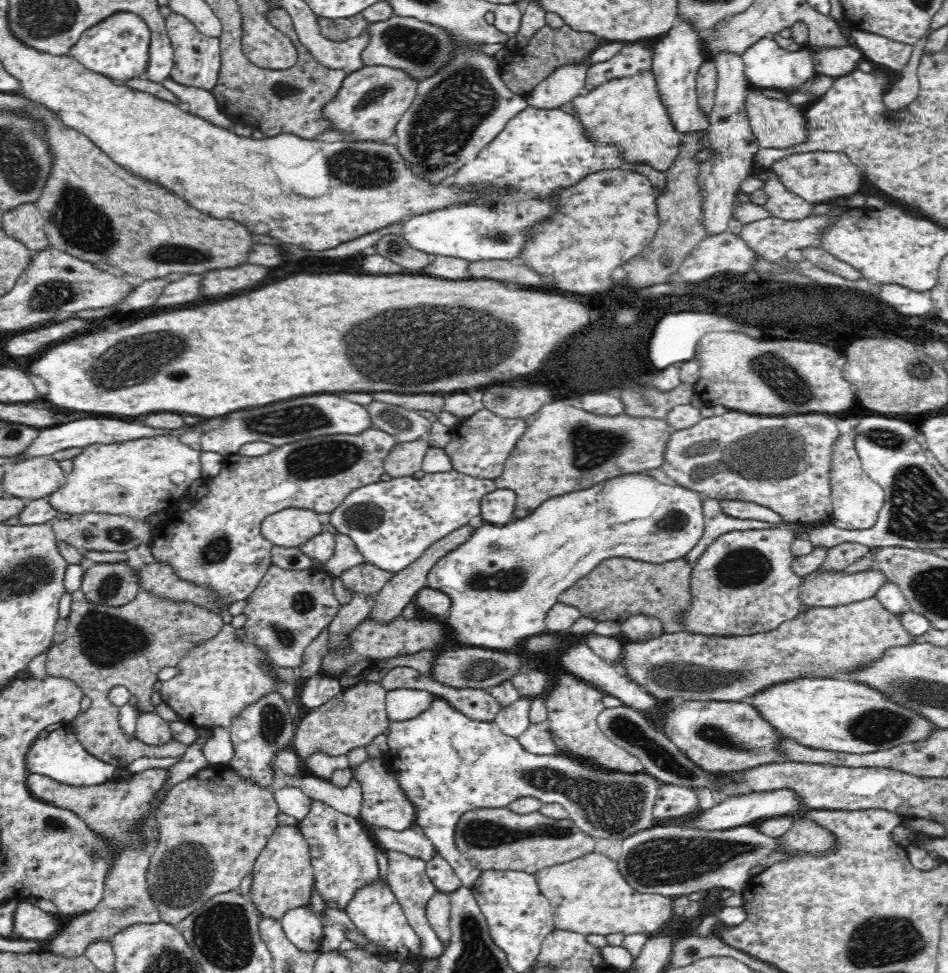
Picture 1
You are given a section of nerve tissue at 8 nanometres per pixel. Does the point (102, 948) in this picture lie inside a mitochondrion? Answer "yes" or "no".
no

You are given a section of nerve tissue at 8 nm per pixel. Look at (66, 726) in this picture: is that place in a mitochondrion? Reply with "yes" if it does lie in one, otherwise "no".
no

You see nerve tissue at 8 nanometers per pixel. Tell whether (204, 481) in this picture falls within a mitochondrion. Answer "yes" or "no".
no

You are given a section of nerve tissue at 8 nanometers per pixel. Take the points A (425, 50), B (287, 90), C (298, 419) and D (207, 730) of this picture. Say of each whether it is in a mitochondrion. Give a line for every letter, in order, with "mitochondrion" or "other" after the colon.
A: mitochondrion
B: mitochondrion
C: mitochondrion
D: other

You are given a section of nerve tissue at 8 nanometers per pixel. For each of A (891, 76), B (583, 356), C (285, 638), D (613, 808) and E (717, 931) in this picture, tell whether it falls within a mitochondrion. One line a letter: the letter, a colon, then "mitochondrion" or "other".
A: other
B: other
C: mitochondrion
D: mitochondrion
E: other

